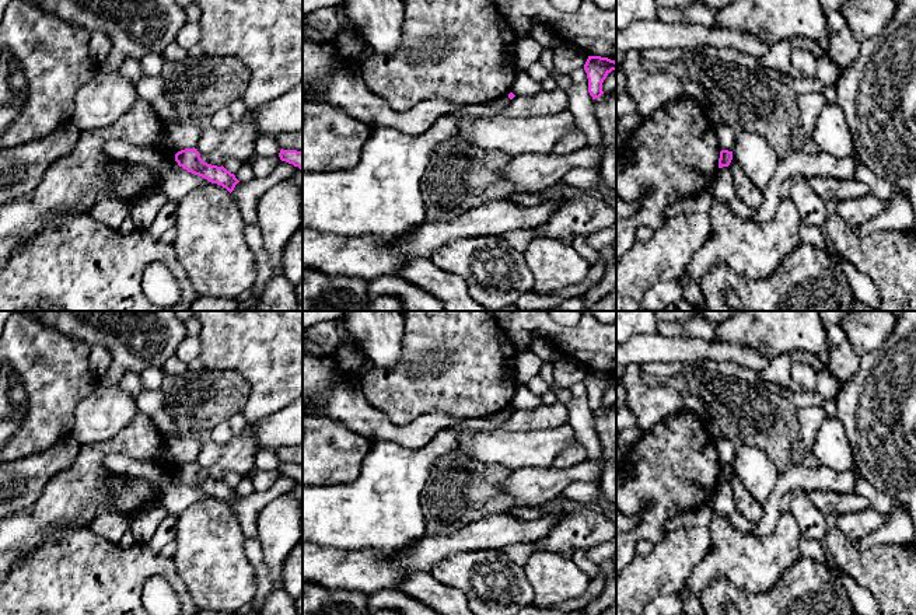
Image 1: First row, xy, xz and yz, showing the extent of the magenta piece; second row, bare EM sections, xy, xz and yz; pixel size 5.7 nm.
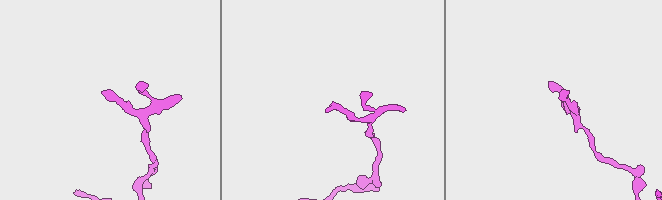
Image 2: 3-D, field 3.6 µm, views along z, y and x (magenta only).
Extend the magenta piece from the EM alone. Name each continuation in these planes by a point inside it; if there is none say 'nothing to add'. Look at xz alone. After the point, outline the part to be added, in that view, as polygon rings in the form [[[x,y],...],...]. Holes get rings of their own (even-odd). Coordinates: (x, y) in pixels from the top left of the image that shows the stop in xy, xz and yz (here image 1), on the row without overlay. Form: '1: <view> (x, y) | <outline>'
nothing to add

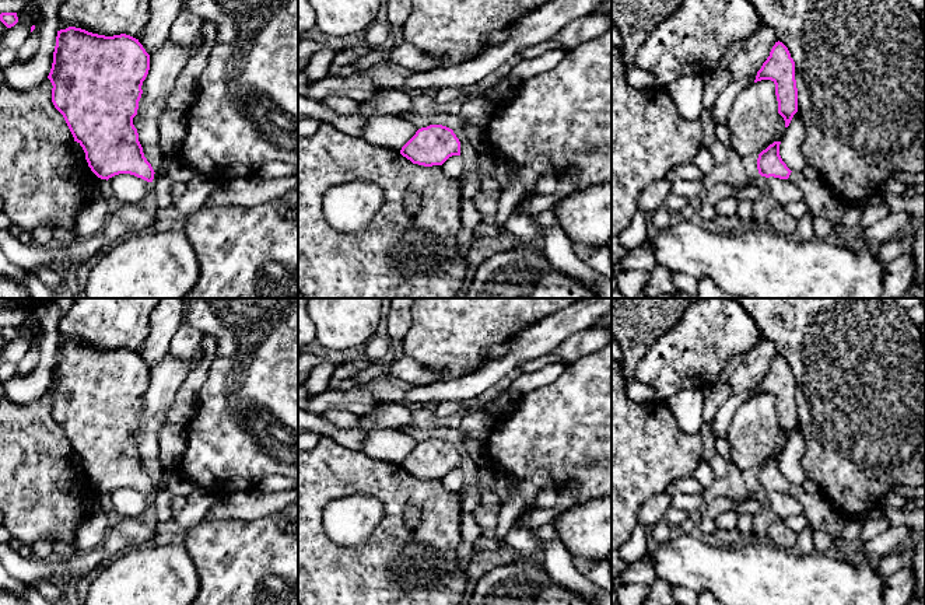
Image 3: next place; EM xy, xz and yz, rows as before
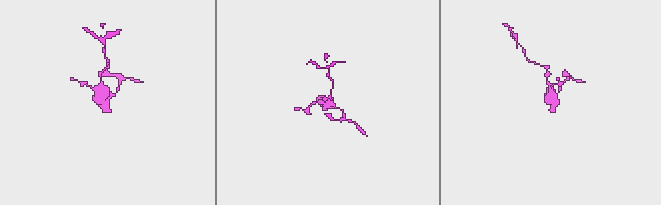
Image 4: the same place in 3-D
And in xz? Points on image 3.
nothing to add

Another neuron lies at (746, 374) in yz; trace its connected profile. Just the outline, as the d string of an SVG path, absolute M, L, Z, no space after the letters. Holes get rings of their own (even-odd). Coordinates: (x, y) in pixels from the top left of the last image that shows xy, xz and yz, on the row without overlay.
M760 335L757 345L742 356L729 371L729 399L719 408L711 430L714 437L728 438L729 424L737 409L751 399L757 385L770 370L778 356L775 345Z

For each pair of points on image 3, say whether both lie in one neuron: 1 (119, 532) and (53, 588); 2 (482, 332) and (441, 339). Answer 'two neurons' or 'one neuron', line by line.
1: two neurons
2: one neuron

